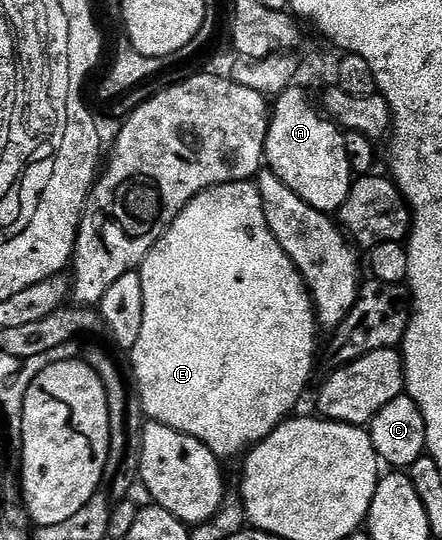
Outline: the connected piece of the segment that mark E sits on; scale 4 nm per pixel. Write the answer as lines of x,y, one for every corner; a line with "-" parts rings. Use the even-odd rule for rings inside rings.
250,179
229,181
205,189
203,193
192,198
180,211
178,218
169,222
165,233
143,259
140,274
143,285
143,326
140,327
139,338
129,350
128,356
134,364
134,381
138,384
136,396
142,400
146,417
150,421
158,421
186,433
197,441
203,441
220,459
234,457
237,453
245,454
297,410
294,408
306,389
306,380
309,379
310,368
314,365
314,329
316,330
316,314
310,292
306,290
298,268
294,266
292,259
288,259
280,243
276,243
264,219
257,184

